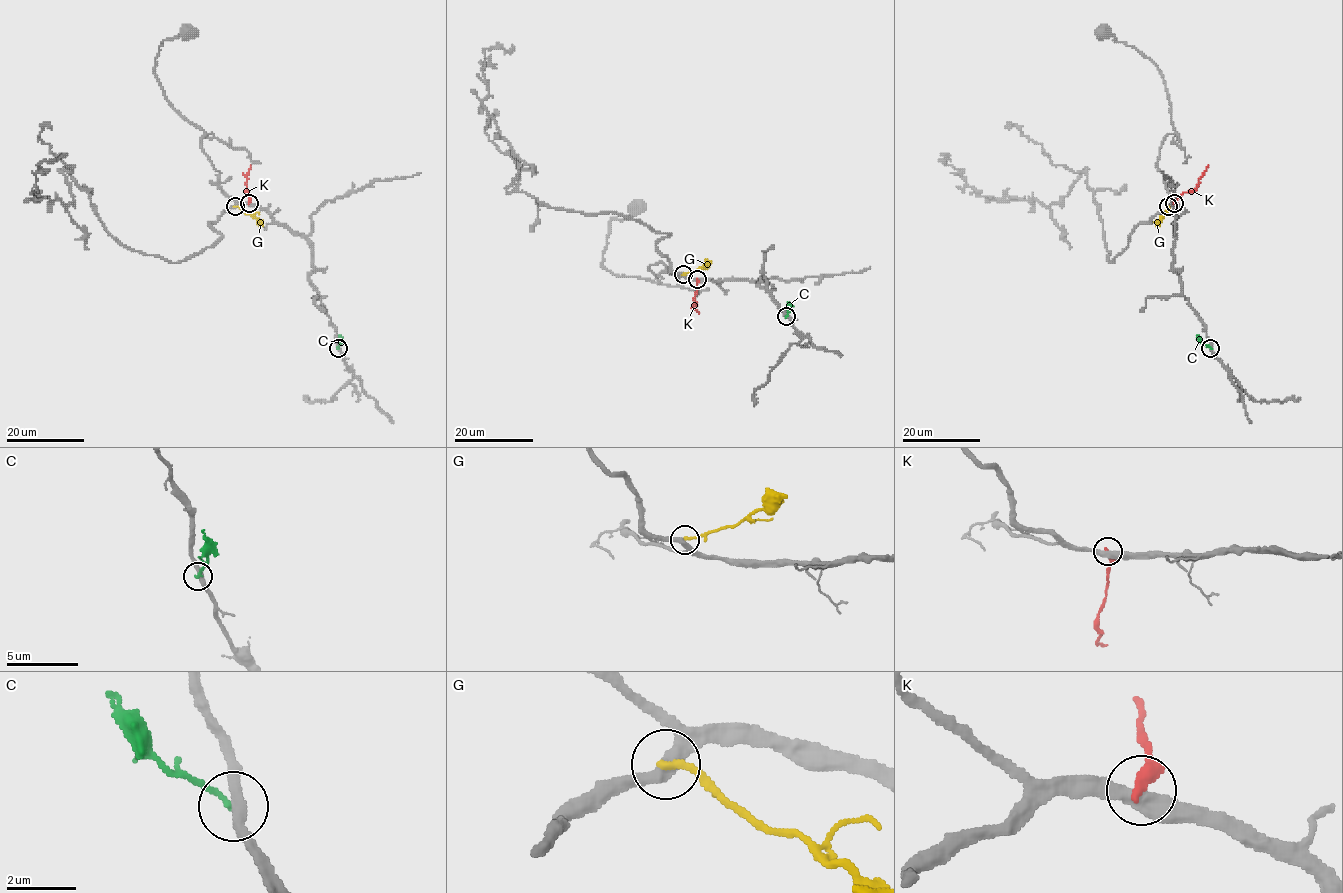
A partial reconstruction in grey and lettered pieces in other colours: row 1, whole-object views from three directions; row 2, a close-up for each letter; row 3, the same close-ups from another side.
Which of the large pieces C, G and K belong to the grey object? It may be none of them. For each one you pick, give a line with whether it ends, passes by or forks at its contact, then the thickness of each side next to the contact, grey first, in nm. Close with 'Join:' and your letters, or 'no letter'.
Join: no letter

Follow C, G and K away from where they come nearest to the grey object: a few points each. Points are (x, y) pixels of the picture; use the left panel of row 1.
C: (338, 348), (339, 335)
G: (234, 205), (263, 225)
K: (249, 202), (245, 175), (251, 164)

